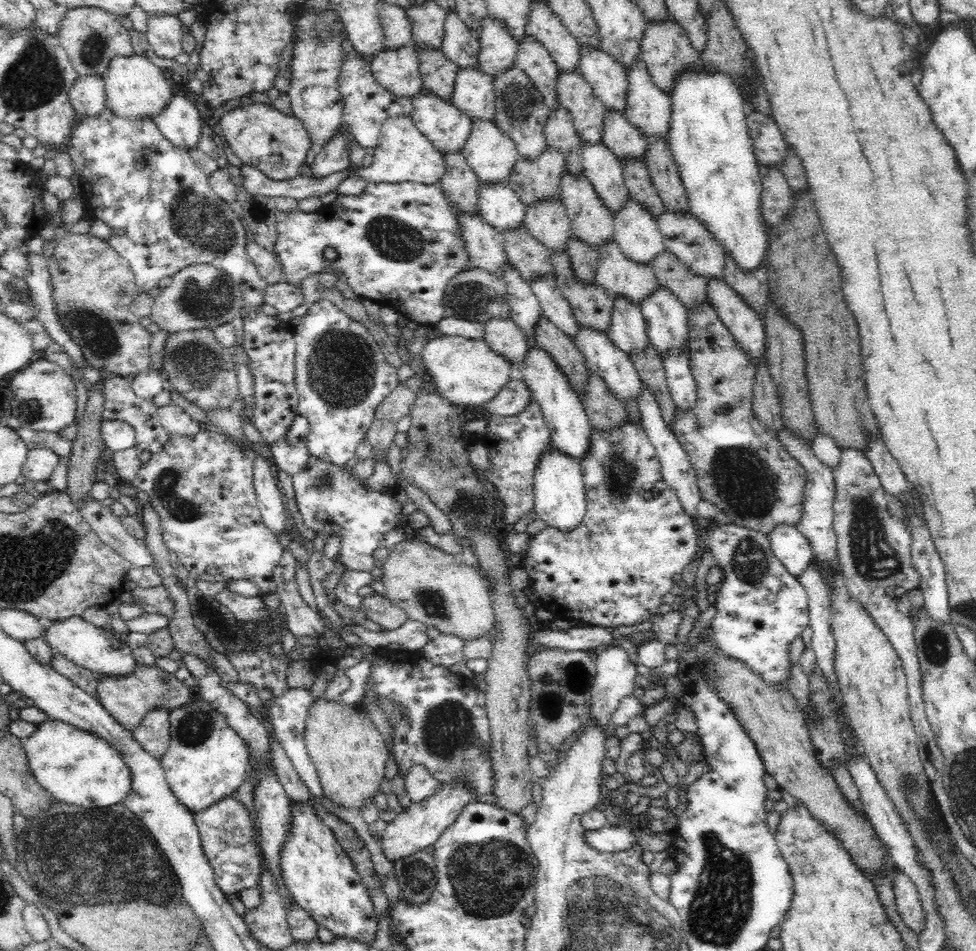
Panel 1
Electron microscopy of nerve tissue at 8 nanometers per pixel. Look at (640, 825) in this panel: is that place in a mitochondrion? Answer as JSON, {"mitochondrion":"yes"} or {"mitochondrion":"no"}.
{"mitochondrion":"no"}

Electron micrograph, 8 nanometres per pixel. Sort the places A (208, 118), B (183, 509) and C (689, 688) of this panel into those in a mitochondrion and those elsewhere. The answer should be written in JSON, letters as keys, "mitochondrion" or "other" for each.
{"A":"other","B":"mitochondrion","C":"other"}

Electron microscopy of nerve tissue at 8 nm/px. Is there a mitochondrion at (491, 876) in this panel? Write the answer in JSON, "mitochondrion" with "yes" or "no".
{"mitochondrion":"yes"}

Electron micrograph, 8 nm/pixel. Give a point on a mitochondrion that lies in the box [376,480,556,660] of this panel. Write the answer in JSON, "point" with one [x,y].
{"point":[467,504]}

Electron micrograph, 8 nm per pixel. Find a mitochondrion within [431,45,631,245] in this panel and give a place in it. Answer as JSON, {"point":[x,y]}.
{"point":[518,102]}

